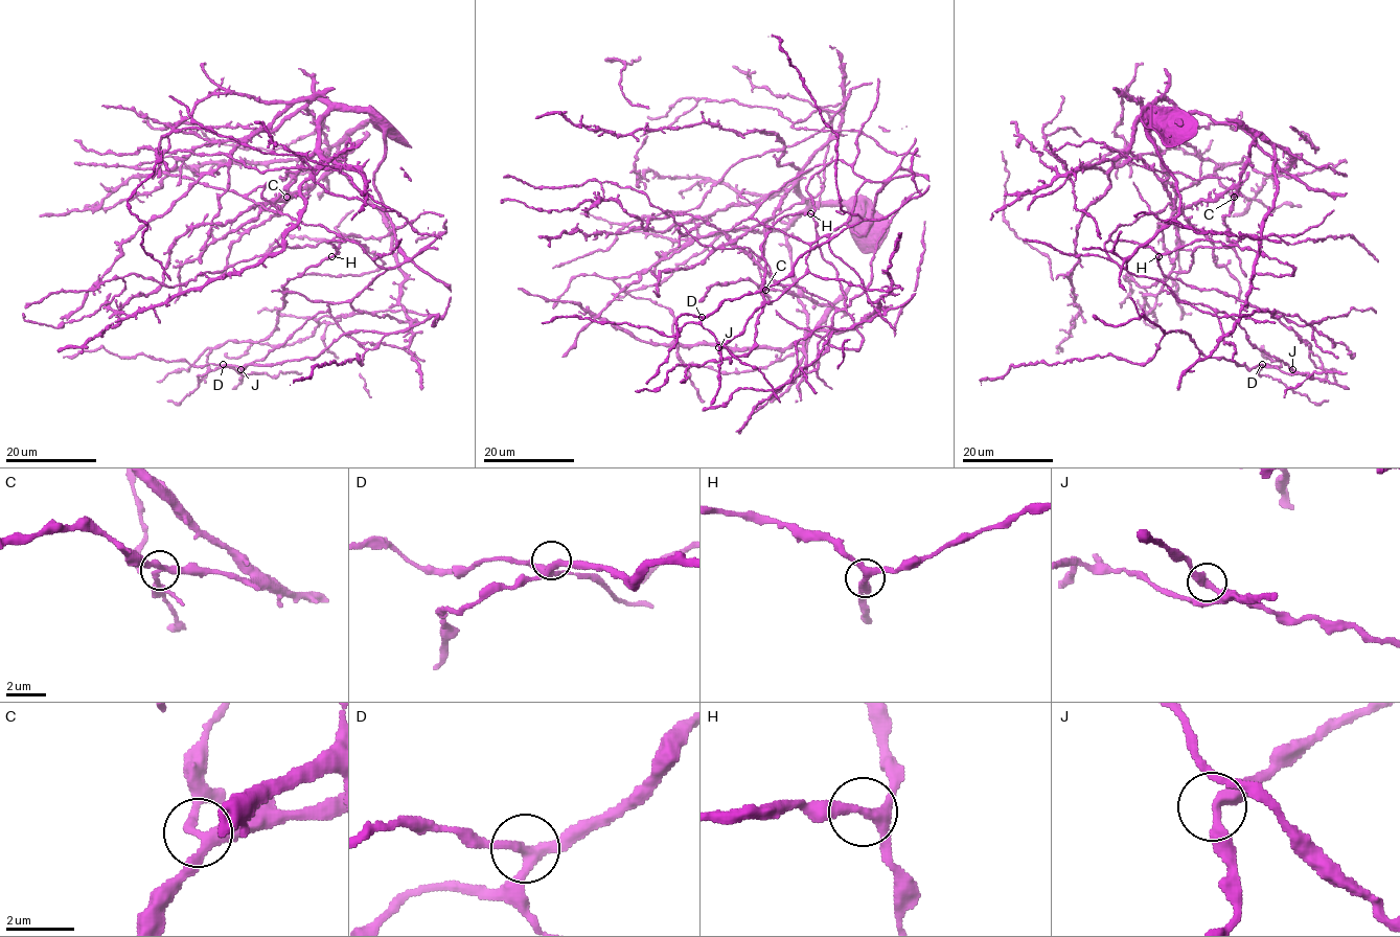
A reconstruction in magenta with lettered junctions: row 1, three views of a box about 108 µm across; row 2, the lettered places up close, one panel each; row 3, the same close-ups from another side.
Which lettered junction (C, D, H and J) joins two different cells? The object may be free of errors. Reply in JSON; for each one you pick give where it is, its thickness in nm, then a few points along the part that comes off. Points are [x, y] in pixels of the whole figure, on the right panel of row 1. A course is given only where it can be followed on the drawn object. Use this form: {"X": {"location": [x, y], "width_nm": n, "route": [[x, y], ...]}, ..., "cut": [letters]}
{"C": {"location": [1234, 197], "width_nm": 280, "route": [[1234, 197], [1249, 172]]}, "cut": ["C"]}

